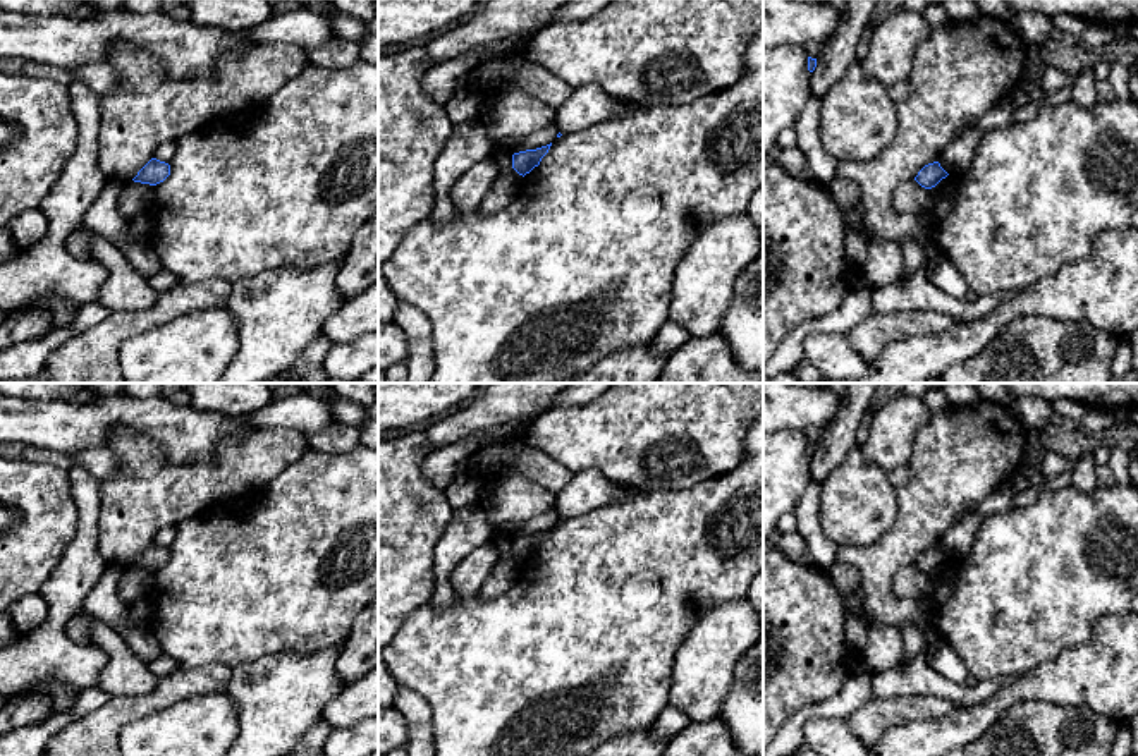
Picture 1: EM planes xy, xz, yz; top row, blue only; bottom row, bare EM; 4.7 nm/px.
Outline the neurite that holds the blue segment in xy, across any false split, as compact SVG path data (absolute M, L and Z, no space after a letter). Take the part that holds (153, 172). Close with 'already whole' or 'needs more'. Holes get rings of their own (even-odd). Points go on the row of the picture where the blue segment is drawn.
M151 158L132 179L134 182L156 186L170 175L170 165Z; already whole

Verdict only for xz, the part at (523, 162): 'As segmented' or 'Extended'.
As segmented

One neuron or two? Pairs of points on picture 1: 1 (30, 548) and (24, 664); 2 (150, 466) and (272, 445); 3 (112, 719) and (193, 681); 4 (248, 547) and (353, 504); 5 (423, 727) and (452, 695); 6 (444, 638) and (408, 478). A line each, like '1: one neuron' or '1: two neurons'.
1: two neurons
2: one neuron
3: one neuron
4: one neuron
5: two neurons
6: two neurons

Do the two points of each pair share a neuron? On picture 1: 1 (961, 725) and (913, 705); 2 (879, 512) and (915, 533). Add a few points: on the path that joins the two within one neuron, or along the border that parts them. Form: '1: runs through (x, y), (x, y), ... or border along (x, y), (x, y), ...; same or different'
1: border along (956, 707), (944, 715), (899, 724); different
2: border along (898, 488), (896, 523), (875, 542), (862, 545); different

